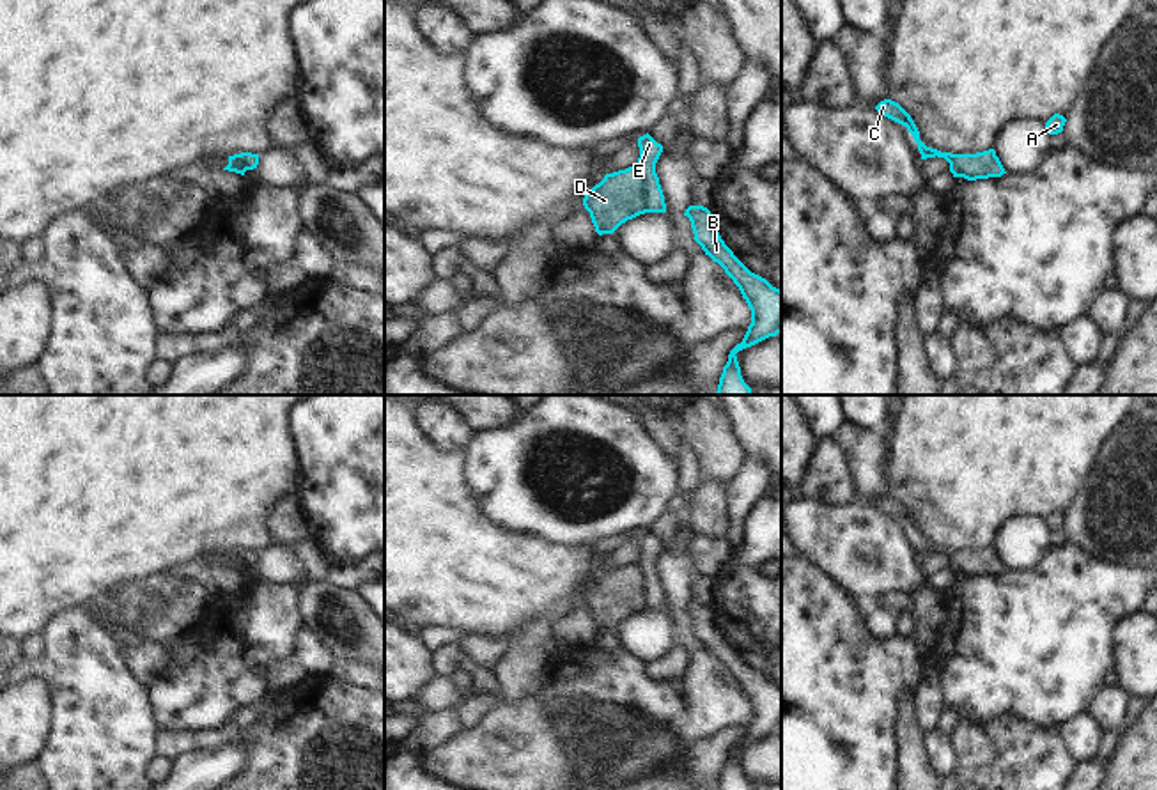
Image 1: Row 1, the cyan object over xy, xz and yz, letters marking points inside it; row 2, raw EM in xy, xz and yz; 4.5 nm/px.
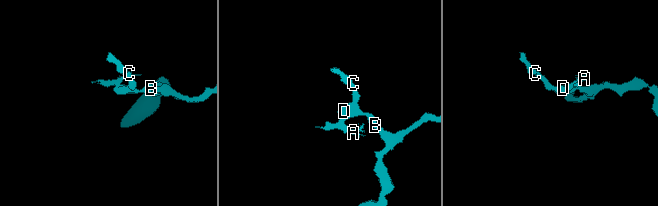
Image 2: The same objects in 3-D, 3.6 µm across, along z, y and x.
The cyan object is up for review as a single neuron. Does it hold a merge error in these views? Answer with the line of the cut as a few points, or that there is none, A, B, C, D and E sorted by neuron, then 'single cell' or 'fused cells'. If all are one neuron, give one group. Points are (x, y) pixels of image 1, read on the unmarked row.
cut in xz along (635, 564), (644, 581), (644, 604), (647, 608); A D / B C E; fused cells

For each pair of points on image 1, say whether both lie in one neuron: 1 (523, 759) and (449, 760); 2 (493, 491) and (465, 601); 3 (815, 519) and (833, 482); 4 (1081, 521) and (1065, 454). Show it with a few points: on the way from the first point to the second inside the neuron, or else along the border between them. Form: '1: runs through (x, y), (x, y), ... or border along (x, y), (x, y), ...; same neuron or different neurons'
1: runs through (505, 759), (466, 760); same neuron
2: border along (466, 480), (489, 521), (525, 534); different neurons
3: border along (803, 496), (828, 505), (851, 505), (856, 502); different neurons
4: border along (1095, 459), (1088, 479), (1063, 512); different neurons

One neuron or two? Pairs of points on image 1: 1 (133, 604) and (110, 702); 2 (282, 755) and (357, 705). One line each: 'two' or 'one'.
1: one
2: one

